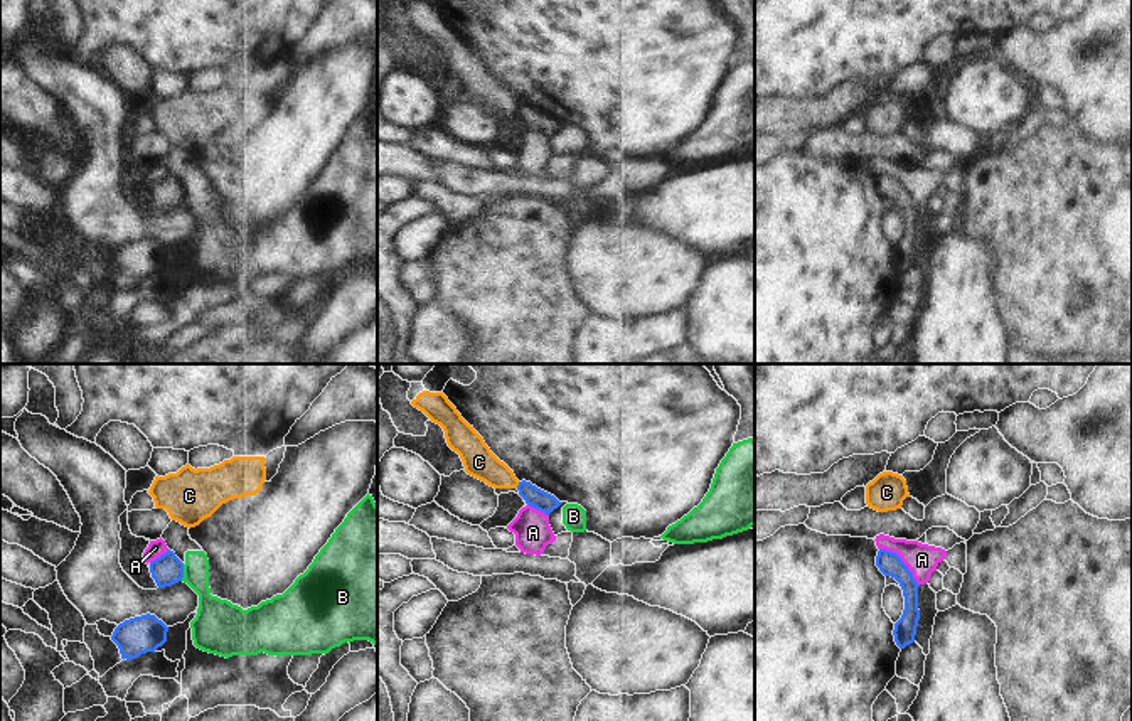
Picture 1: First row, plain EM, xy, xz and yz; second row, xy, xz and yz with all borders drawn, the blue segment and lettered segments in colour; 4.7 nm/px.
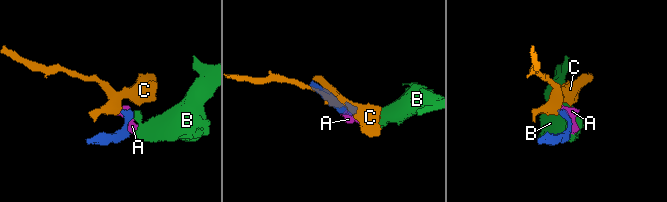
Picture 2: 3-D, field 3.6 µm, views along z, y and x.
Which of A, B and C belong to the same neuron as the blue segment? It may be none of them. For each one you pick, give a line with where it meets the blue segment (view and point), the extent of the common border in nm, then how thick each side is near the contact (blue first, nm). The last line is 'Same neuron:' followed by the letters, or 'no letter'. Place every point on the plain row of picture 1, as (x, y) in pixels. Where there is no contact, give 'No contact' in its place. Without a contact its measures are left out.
Same neuron: no letter

